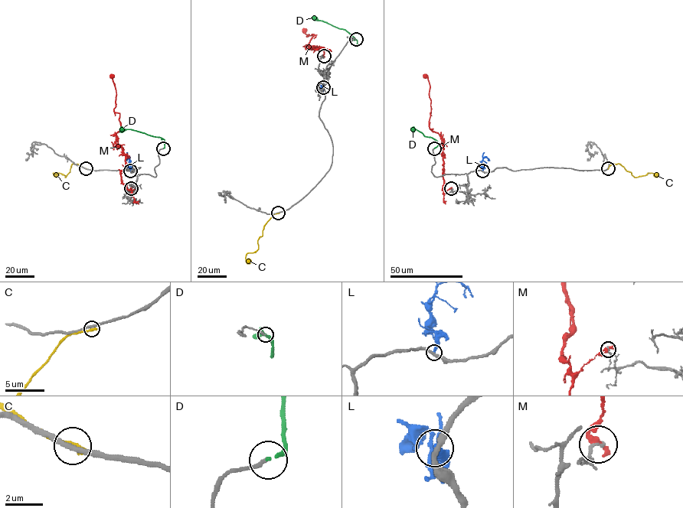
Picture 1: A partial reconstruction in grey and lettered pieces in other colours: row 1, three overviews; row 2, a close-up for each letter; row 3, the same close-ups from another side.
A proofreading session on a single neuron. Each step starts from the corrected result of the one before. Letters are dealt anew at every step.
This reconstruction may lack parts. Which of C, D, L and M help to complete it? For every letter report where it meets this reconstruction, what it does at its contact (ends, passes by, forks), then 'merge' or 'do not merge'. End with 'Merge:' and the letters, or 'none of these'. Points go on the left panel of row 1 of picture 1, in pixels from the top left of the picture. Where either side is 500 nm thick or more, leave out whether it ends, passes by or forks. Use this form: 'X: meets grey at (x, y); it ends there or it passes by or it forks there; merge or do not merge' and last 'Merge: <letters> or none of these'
C: meets grey at (86, 168); it ends there; do not merge
D: meets grey at (163, 148); it ends there; merge
L: meets grey at (130, 170); it ends there; do not merge
M: meets grey at (131, 188); it ends there; do not merge
Merge: D

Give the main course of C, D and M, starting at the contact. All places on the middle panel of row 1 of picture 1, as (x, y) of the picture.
C: (278, 213), (265, 225), (263, 235), (257, 240), (258, 249), (246, 255), (245, 258), (251, 262)
D: (355, 39), (357, 43), (344, 30), (312, 17)
M: (323, 56), (323, 48), (308, 49), (314, 34), (306, 36), (303, 28)

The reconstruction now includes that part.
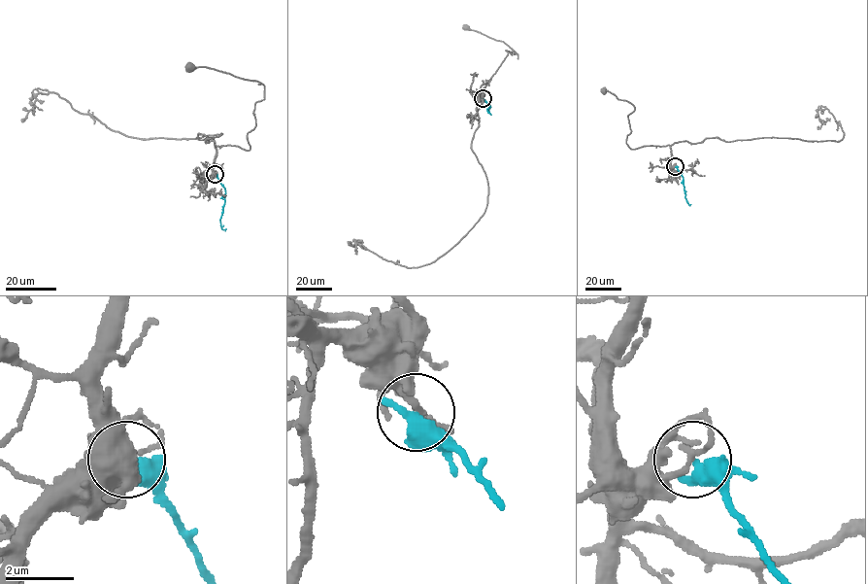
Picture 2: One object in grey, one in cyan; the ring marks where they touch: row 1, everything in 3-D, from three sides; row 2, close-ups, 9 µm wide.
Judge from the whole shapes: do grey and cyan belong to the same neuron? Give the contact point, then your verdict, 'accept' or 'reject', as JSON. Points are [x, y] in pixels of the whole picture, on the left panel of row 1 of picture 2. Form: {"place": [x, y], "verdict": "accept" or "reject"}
{"place": [215, 174], "verdict": "reject"}

